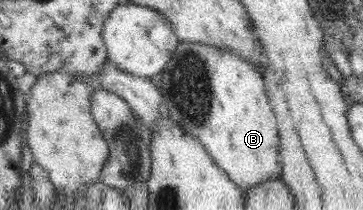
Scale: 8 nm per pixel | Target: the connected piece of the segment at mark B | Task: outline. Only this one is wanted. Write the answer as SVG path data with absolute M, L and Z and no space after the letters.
M181 42L173 58L163 69L161 79L164 108L168 109L172 119L204 144L215 162L228 172L244 193L265 181L282 180L283 167L278 155L279 119L268 97L263 75L252 62L226 48Z

